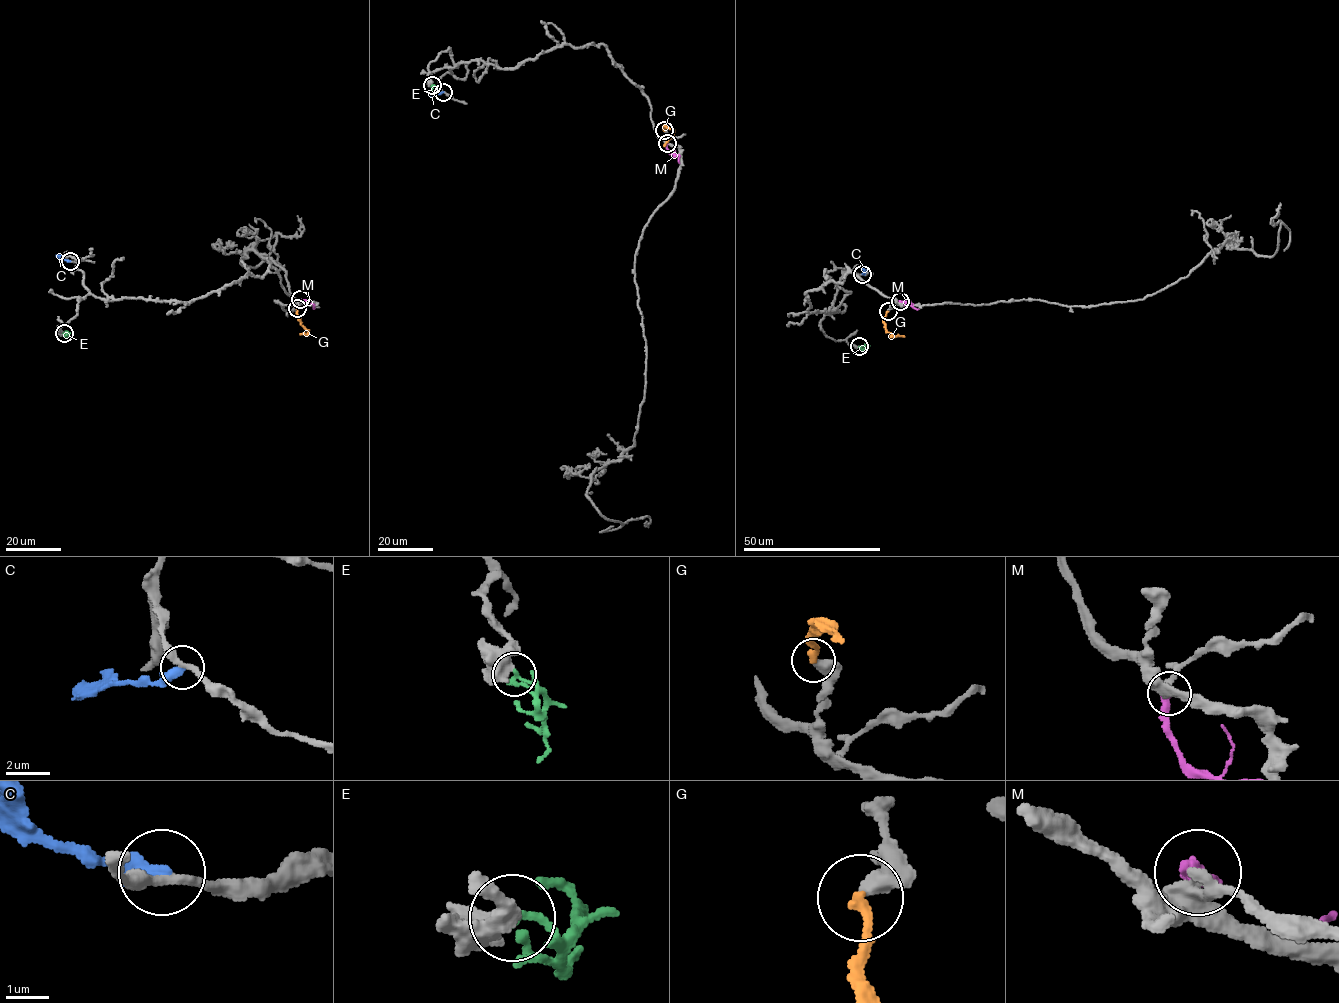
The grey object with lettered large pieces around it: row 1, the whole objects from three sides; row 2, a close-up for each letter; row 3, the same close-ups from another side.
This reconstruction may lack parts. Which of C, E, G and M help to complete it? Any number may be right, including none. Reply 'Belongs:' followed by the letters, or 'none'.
Belongs: G

